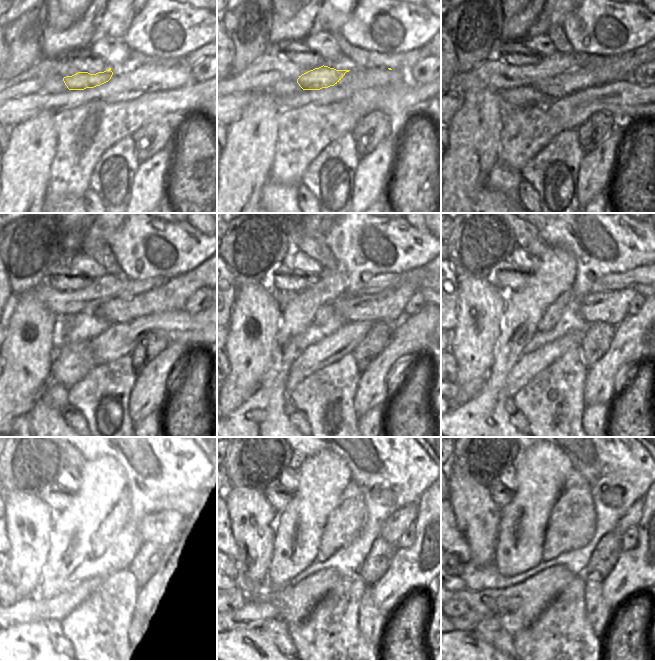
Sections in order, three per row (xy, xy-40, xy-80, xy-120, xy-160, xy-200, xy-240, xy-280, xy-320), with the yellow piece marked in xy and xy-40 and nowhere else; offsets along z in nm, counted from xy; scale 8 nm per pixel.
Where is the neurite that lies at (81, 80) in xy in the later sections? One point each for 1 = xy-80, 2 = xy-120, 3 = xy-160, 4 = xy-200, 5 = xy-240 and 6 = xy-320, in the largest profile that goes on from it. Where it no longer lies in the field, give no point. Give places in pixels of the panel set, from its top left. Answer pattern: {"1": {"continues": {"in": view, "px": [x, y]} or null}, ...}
{"1": {"continues": {"in": "xy-80", "px": [569, 82]}}, "2": {"continues": {"in": "xy-120", "px": [117, 308]}}, "3": {"continues": {"in": "xy-160", "px": [378, 307]}}, "4": {"continues": {"in": "xy-200", "px": [611, 306]}}, "5": {"continues": {"in": "xy-240", "px": [163, 527]}}, "6": {"continues": {"in": "xy-320", "px": [632, 516]}}}

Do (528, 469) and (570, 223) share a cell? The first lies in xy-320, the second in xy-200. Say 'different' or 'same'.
different

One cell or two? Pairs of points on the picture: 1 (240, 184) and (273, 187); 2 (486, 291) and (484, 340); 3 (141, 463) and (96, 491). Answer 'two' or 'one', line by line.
1: two
2: one
3: two

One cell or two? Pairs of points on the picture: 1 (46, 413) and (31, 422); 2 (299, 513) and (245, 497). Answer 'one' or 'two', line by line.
1: one
2: two

